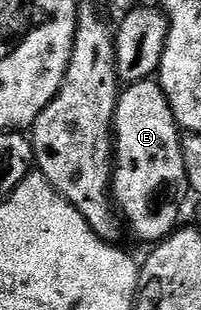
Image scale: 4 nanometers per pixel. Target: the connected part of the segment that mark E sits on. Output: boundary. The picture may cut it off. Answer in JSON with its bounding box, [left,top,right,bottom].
[111,80,185,244]

